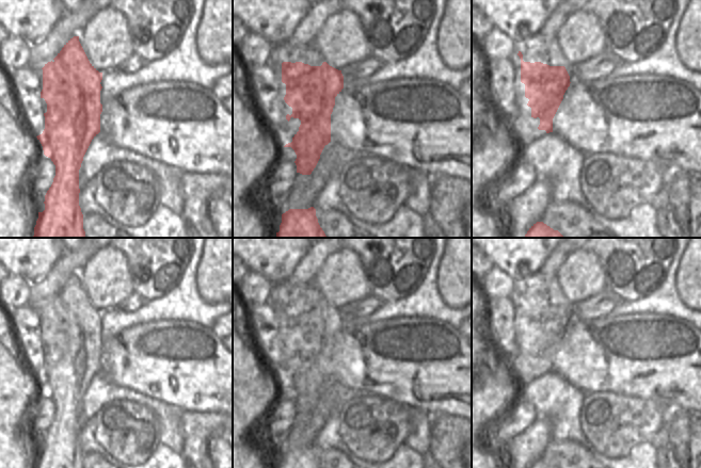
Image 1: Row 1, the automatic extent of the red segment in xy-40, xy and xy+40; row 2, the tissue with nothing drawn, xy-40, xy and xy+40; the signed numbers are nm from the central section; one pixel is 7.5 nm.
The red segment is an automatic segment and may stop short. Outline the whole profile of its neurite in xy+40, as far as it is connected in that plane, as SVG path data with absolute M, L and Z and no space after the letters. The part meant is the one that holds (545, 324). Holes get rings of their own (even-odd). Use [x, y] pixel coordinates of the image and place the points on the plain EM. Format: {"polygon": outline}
{"polygon": "M521 290L517 294L521 297L521 321L525 323L531 356L540 357L539 369L553 371L553 357L570 325L570 314L564 305L524 301Z"}

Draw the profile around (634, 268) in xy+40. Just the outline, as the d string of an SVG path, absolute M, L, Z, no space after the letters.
M563 238L571 246L572 252L588 249L599 259L606 288L619 297L619 301L637 301L657 290L668 272L672 257L676 251L676 238Z

